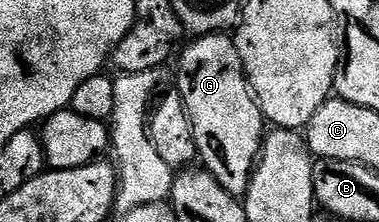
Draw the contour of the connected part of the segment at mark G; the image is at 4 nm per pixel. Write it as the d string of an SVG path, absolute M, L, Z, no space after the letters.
M208 33L195 36L191 41L194 42L181 50L182 58L181 53L177 58L176 92L186 105L186 114L194 128L201 164L224 191L242 199L250 186L268 125L242 69L234 37L226 33Z

